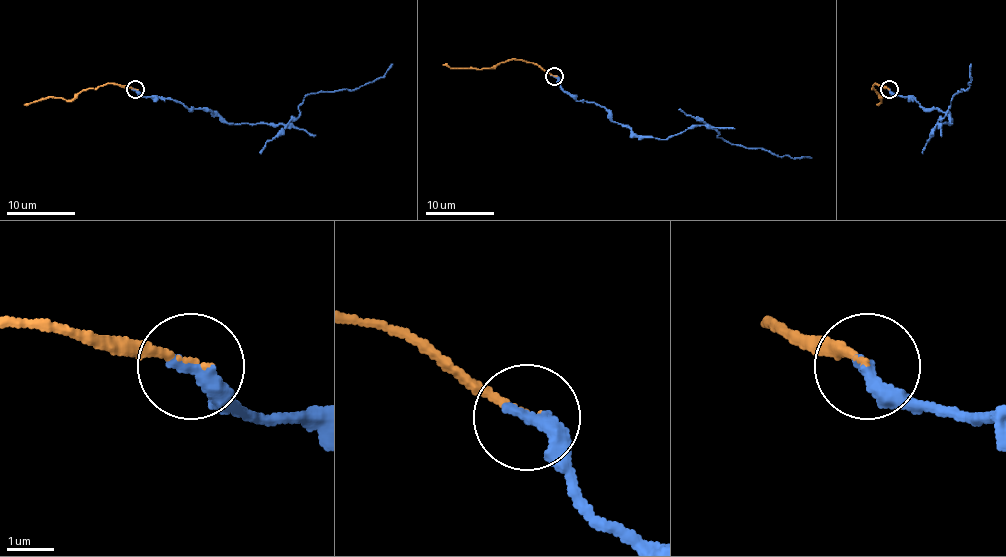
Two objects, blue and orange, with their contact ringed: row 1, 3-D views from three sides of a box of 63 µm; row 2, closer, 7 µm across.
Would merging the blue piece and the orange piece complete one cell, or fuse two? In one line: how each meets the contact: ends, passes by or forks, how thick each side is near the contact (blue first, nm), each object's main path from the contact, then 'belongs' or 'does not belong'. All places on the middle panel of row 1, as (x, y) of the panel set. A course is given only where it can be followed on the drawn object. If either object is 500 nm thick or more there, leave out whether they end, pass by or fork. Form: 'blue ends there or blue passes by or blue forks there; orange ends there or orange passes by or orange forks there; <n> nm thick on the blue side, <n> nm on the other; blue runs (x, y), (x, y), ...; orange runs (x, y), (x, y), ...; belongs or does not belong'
blue ends there; orange ends there; 360 nm thick on the blue side, 140 nm on the other; blue runs (553, 76), (577, 100), (596, 102), (640, 136), (661, 140), (709, 124), (739, 146), (811, 158); orange runs (555, 76), (521, 59), (502, 61), (488, 68), (442, 65); does not belong

